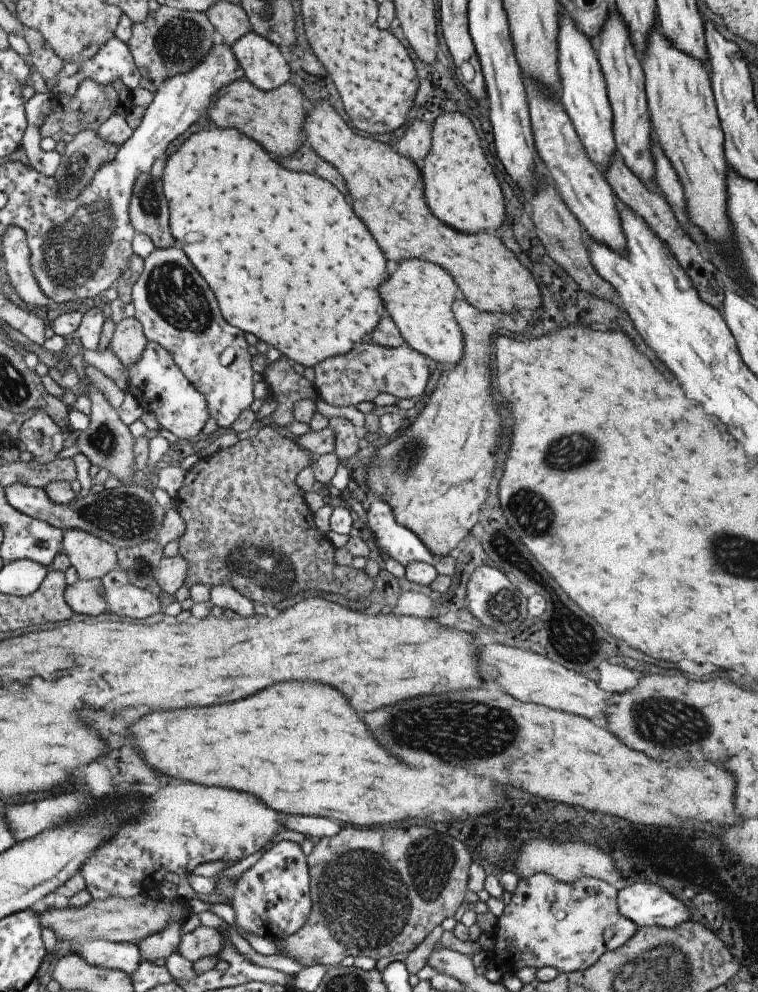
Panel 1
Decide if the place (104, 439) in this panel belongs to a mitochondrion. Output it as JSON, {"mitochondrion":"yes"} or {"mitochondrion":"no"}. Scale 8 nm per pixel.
{"mitochondrion":"yes"}

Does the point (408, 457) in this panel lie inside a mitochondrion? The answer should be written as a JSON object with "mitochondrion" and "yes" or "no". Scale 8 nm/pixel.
{"mitochondrion":"yes"}

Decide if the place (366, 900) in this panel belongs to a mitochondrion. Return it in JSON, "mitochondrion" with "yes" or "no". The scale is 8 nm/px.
{"mitochondrion":"yes"}

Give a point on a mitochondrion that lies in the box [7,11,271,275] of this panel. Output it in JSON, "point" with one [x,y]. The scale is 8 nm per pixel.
{"point":[179,41]}

